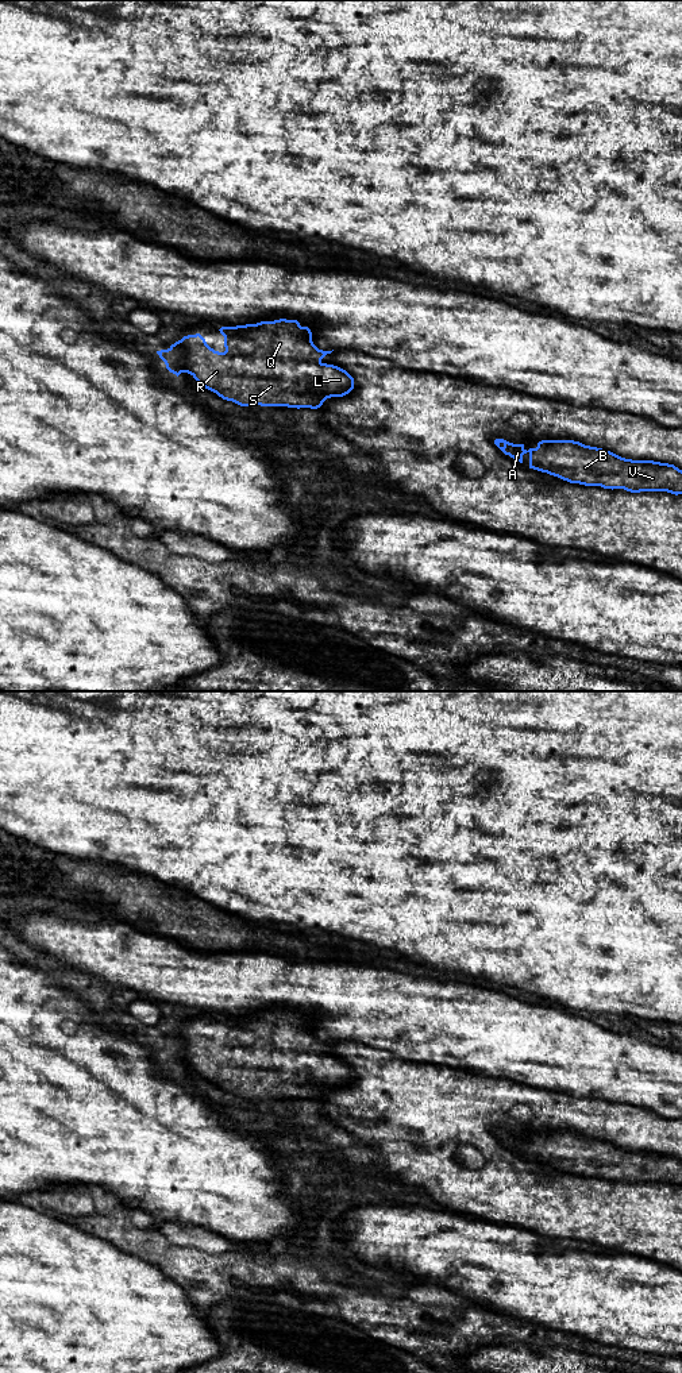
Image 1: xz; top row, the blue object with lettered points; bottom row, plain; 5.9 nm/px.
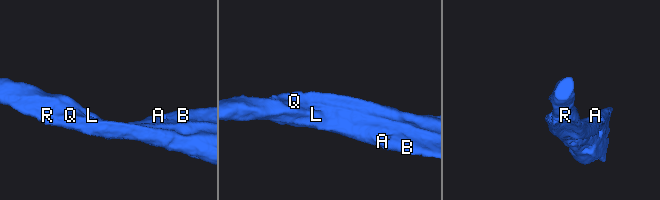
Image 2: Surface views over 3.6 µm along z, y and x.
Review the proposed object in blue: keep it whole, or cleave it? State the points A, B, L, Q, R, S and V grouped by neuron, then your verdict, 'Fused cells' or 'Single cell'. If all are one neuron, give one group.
Groups: A B L Q R S V. Single cell

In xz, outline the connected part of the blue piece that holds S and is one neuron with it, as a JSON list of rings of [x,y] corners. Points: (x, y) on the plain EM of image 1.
[[[280,1010],[257,1015],[221,1018],[219,1022],[224,1027],[224,1044],[215,1042],[200,1025],[196,1025],[184,1027],[167,1041],[157,1042],[157,1045],[170,1064],[177,1068],[181,1064],[188,1064],[205,1080],[240,1098],[261,1096],[317,1100],[327,1089],[343,1088],[354,1080],[354,1069],[346,1061],[321,1053],[332,1042],[319,1041],[312,1033],[311,1021],[301,1018],[297,1011]]]

